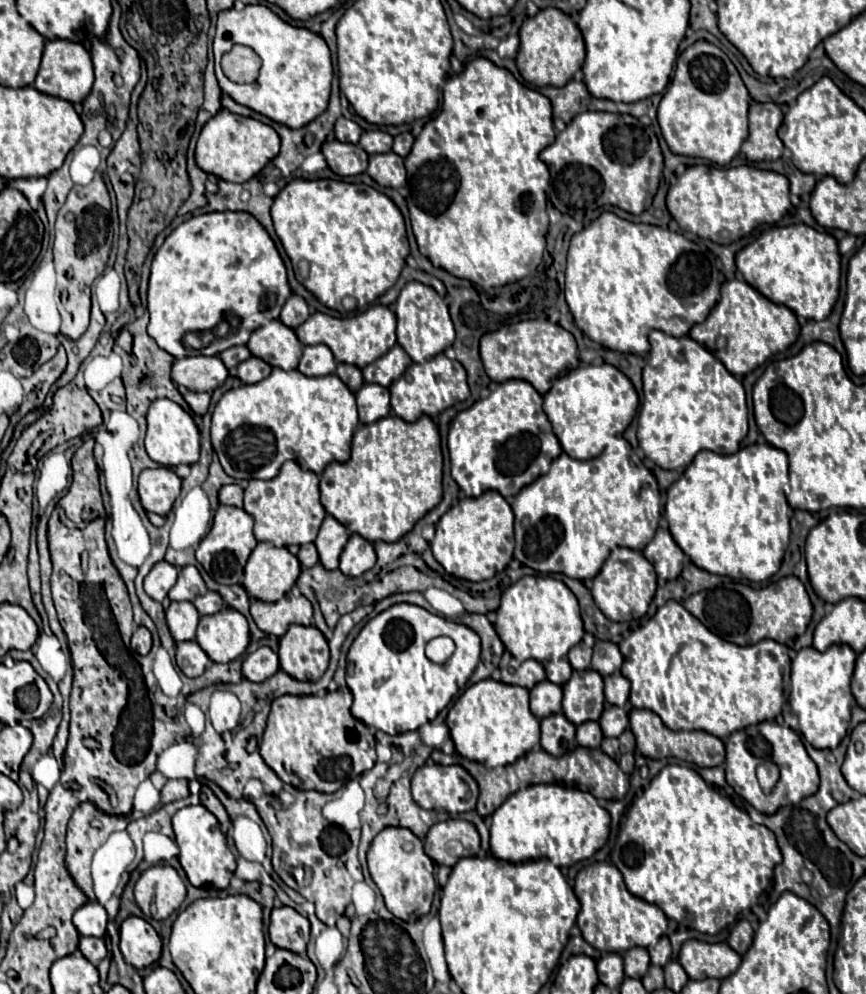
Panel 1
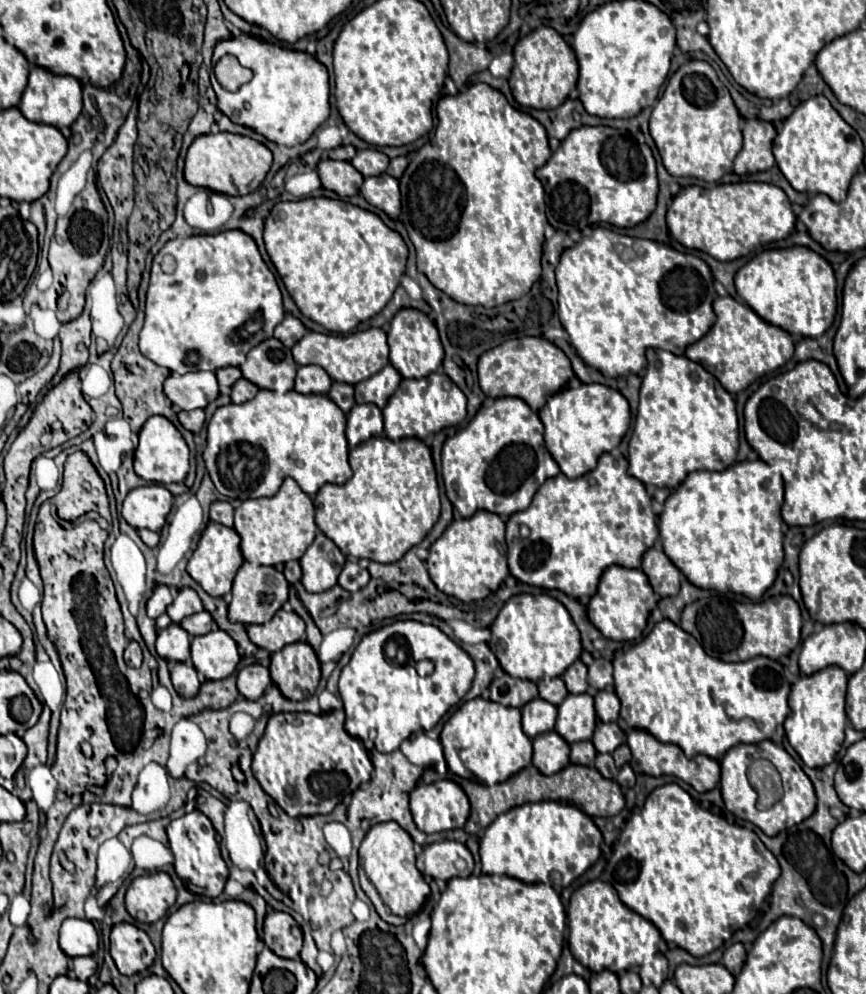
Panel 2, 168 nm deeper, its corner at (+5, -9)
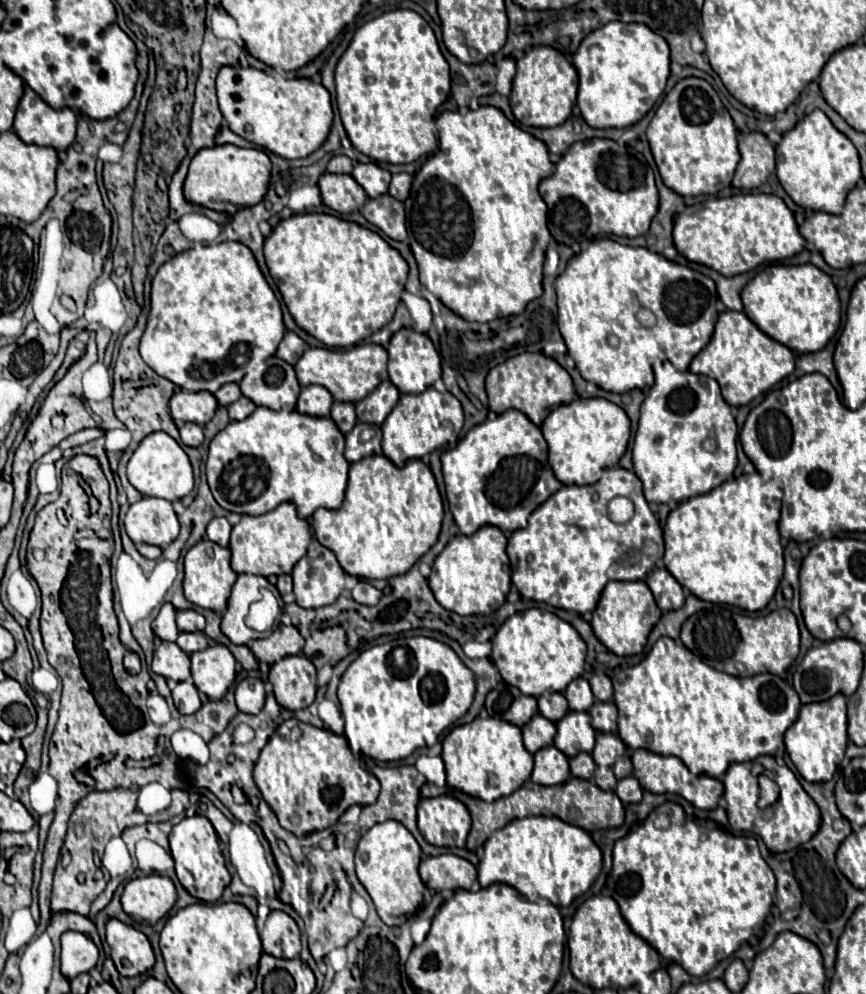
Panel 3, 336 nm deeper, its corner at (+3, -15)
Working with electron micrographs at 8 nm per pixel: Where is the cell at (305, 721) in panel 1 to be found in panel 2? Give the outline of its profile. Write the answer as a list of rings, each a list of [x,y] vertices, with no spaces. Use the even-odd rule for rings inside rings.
[[[343,710],[323,714],[289,712],[269,718],[265,734],[253,754],[251,770],[261,788],[285,814],[293,818],[329,814],[349,792],[371,776],[373,764],[363,742],[349,736],[343,724]]]

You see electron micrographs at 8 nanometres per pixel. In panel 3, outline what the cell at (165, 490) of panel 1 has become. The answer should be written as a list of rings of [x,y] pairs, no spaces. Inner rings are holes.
[[[141,498],[131,504],[125,520],[125,530],[135,544],[171,544],[179,534],[177,514],[169,500],[163,498]]]

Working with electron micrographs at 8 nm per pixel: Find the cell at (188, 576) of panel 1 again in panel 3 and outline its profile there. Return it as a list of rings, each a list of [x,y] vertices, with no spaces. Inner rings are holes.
[[[189,608],[189,610],[179,610],[179,612],[177,612],[177,628],[179,628],[181,632],[203,630],[203,628],[205,628],[205,618],[203,618],[203,614],[195,612],[193,608]]]

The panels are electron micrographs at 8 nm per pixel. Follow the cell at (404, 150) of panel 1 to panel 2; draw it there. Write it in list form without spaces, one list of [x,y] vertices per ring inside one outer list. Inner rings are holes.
[[[399,156],[399,158],[393,158],[391,162],[389,162],[389,168],[387,168],[387,174],[393,174],[393,178],[401,178],[401,174],[405,172],[405,168],[407,168],[407,158],[405,156]]]

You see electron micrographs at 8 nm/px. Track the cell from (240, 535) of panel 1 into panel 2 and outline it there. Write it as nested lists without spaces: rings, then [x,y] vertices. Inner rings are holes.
[[[209,522],[207,528],[201,532],[197,548],[193,550],[193,554],[187,562],[187,572],[209,596],[225,596],[231,592],[233,578],[235,578],[239,566],[243,564],[239,540],[241,538],[233,528],[225,528],[217,522]]]

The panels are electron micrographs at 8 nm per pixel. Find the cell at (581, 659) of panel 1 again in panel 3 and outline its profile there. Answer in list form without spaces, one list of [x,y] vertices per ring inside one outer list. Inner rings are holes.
[[[575,678],[567,688],[565,688],[565,698],[569,702],[569,708],[575,708],[575,712],[589,710],[591,704],[595,702],[595,696],[591,692],[591,686],[585,678]]]

